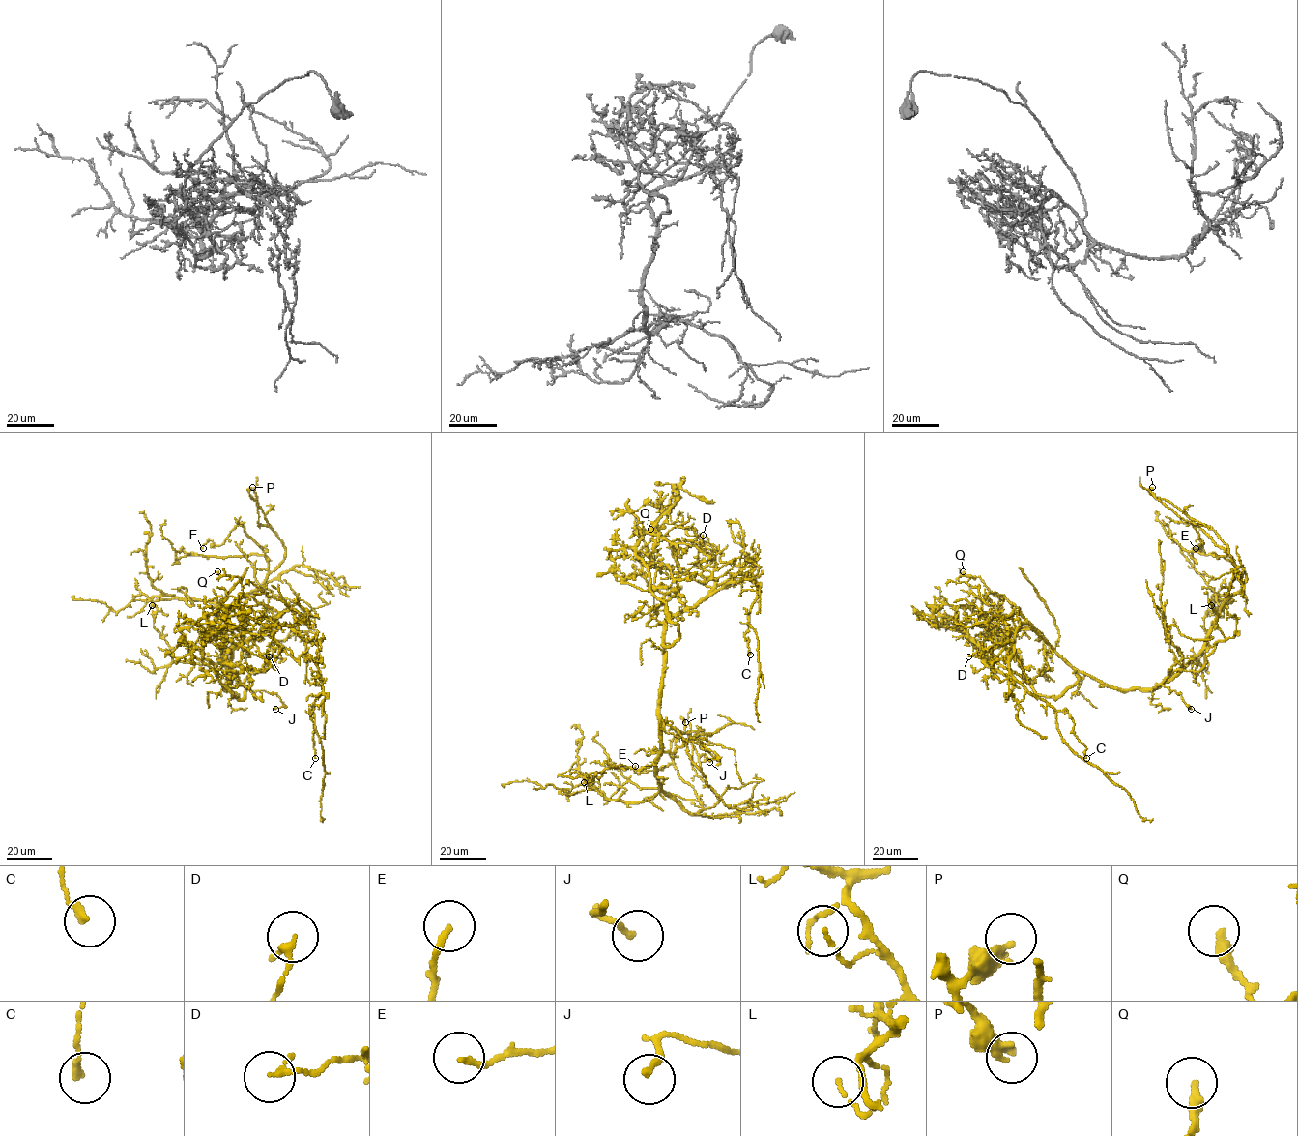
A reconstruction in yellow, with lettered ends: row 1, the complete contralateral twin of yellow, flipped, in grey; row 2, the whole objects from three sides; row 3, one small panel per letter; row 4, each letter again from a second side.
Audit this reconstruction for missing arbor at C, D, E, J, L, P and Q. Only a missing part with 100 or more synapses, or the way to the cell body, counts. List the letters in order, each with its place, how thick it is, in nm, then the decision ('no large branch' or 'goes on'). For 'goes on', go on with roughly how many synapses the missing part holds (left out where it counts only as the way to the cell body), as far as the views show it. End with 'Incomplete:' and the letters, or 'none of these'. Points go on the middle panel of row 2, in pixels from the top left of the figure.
C: at (750, 655); 200 nm thick; no large branch
D: at (703, 535); 190 nm thick; no large branch
E: at (635, 766); 180 nm thick; no large branch
J: at (709, 762); 180 nm thick; no large branch
L: at (584, 782); 90 nm thick; no large branch
P: at (685, 722); 340 nm thick; no large branch
Q: at (650, 529); 320 nm thick; no large branch
Incomplete: none of these

